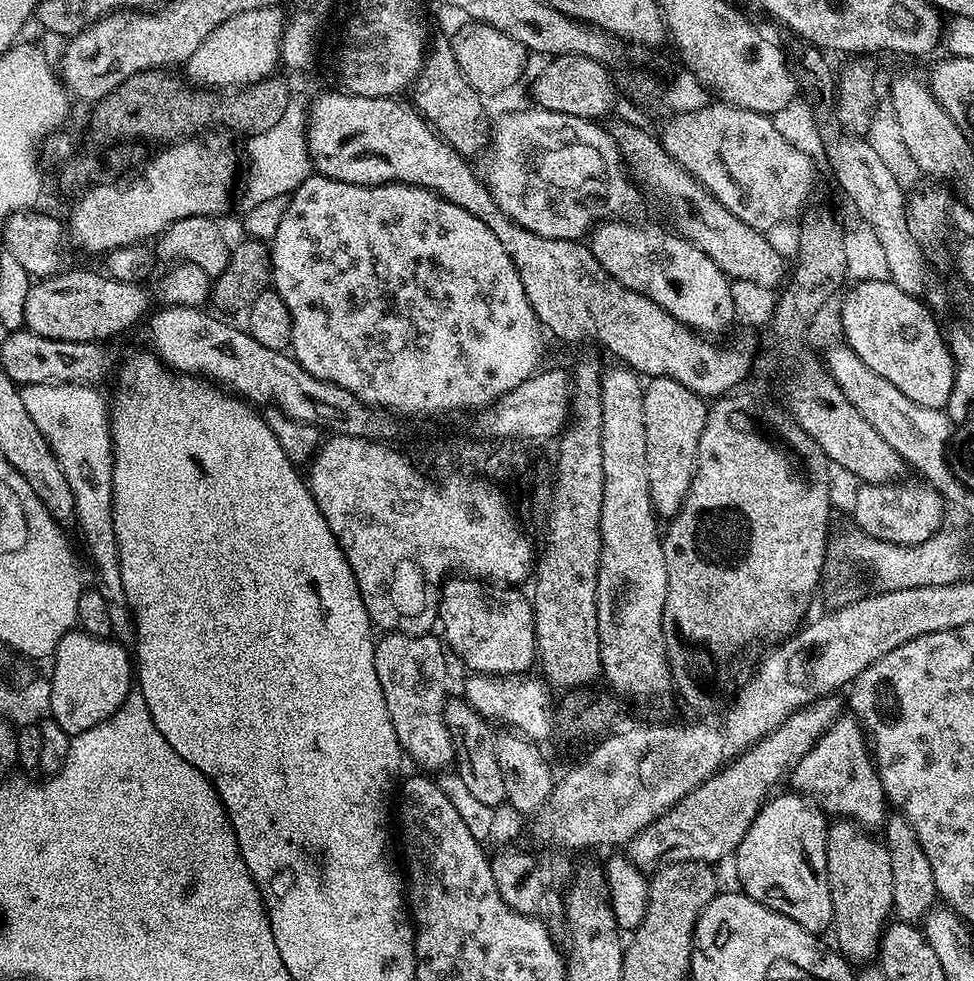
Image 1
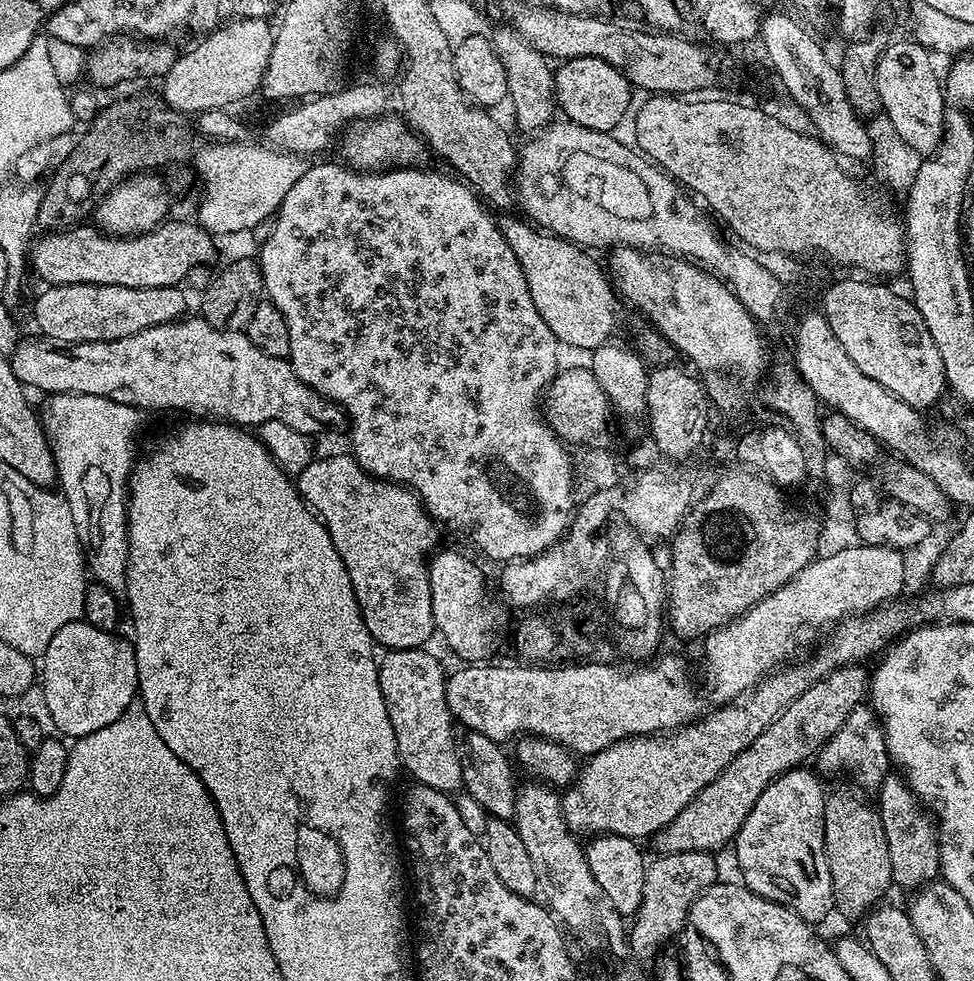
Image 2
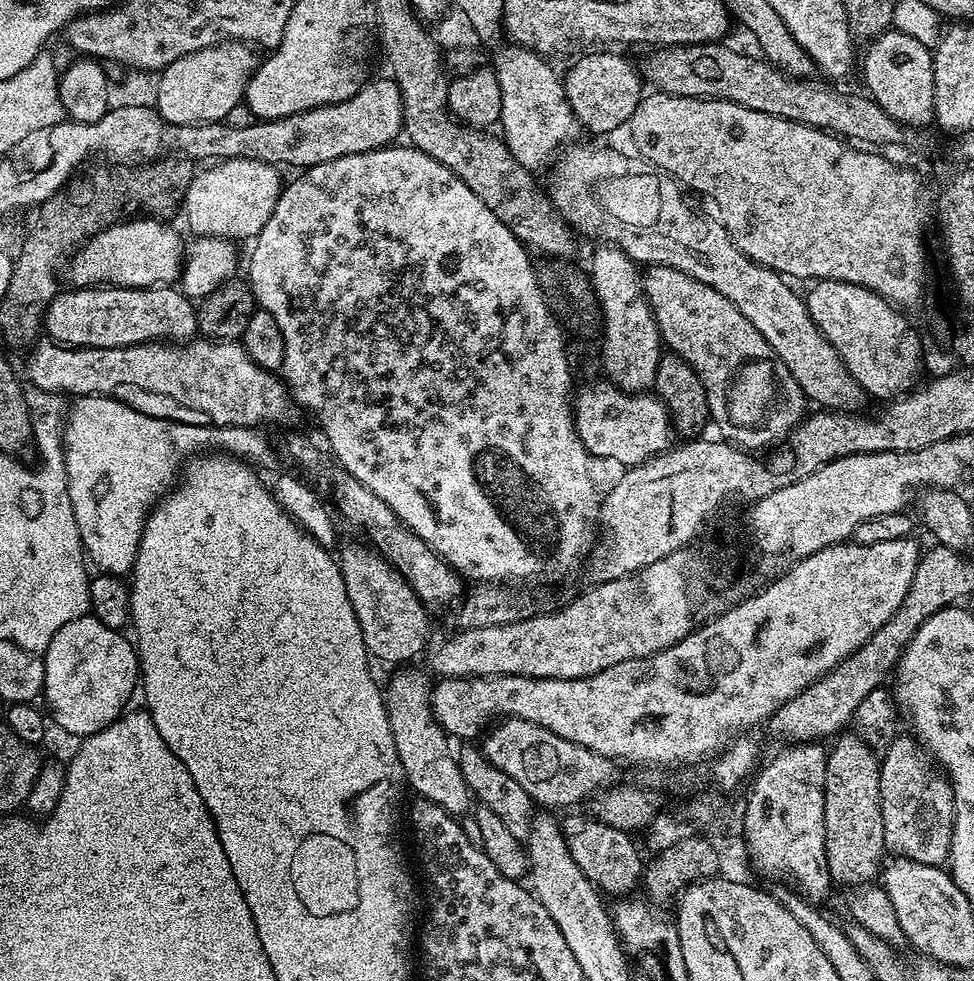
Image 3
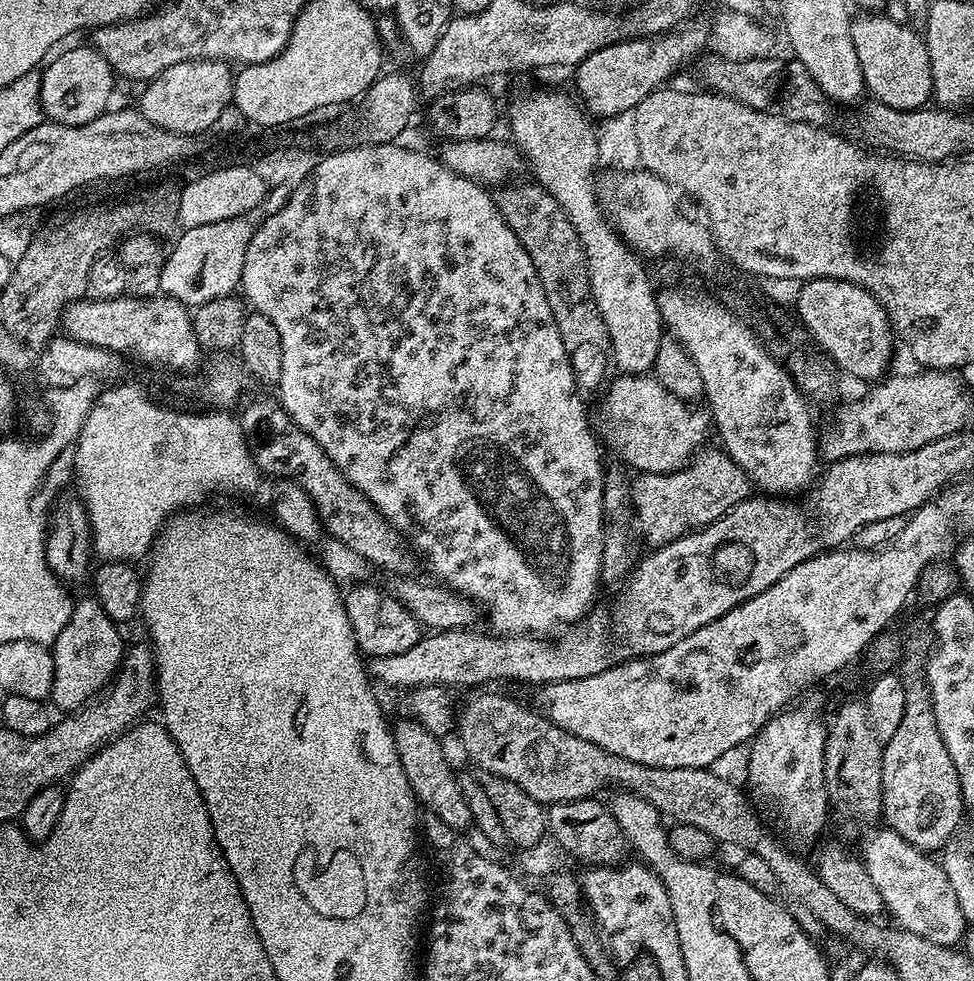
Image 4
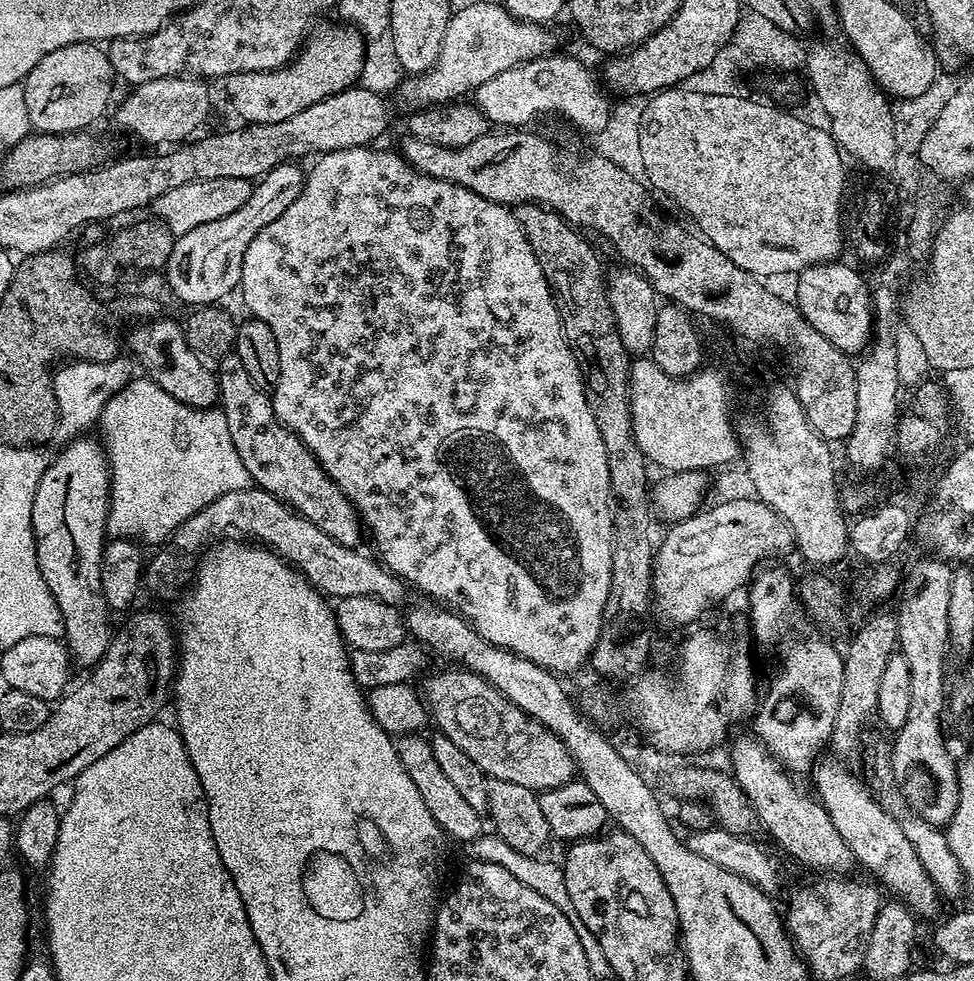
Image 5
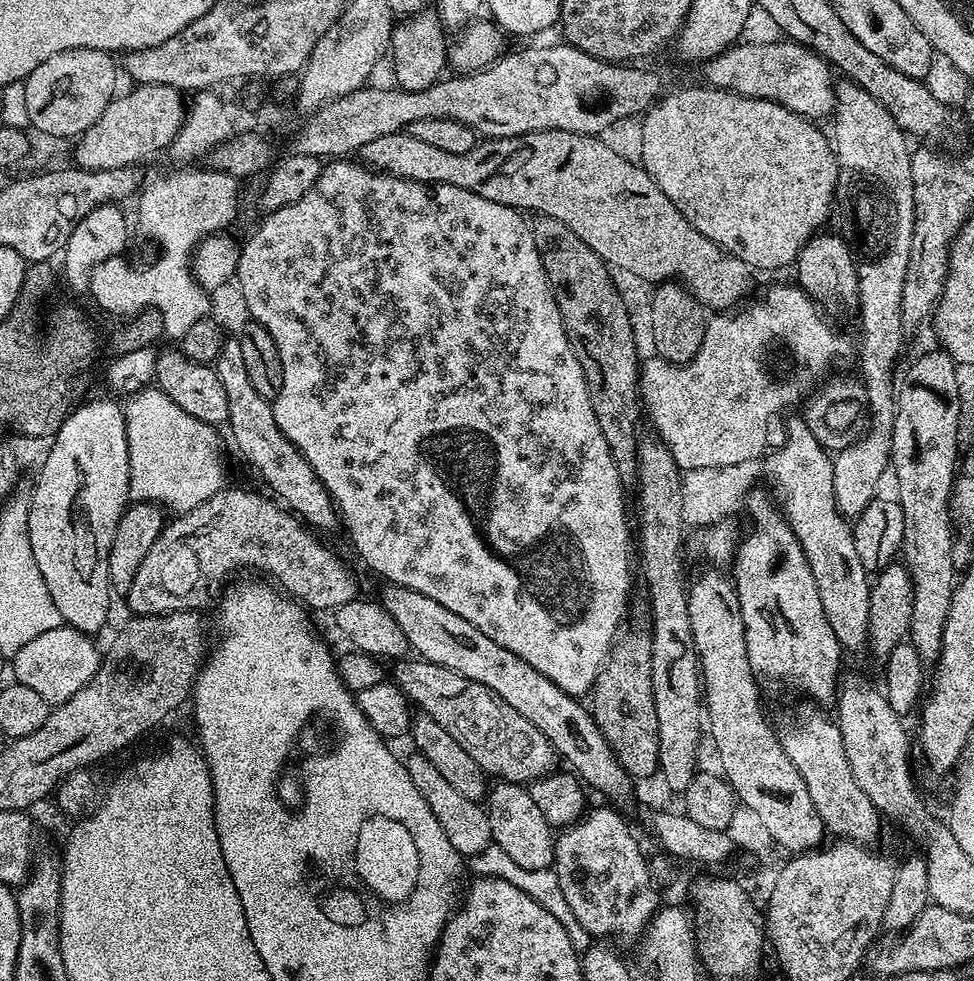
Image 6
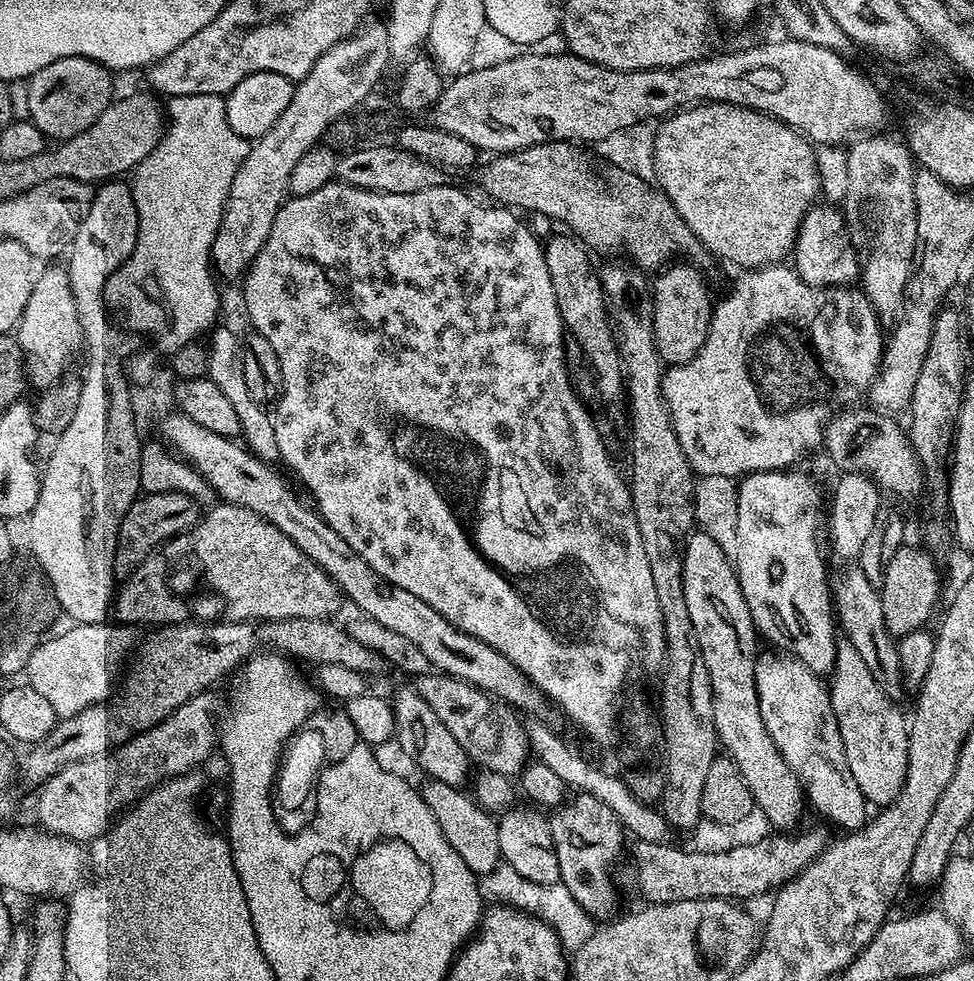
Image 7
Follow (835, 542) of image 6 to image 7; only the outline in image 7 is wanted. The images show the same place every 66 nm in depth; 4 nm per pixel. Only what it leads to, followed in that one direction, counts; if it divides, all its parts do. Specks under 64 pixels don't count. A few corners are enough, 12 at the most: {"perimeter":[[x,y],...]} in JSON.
{"perimeter":[[859,566],[834,584],[834,616],[887,696],[899,697],[896,640]]}

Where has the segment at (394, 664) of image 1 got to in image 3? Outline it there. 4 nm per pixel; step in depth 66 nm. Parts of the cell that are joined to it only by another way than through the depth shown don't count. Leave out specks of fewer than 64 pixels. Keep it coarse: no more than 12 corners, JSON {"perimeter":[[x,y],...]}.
{"perimeter":[[427,671],[386,684],[407,787],[463,817],[474,797],[432,713]]}

